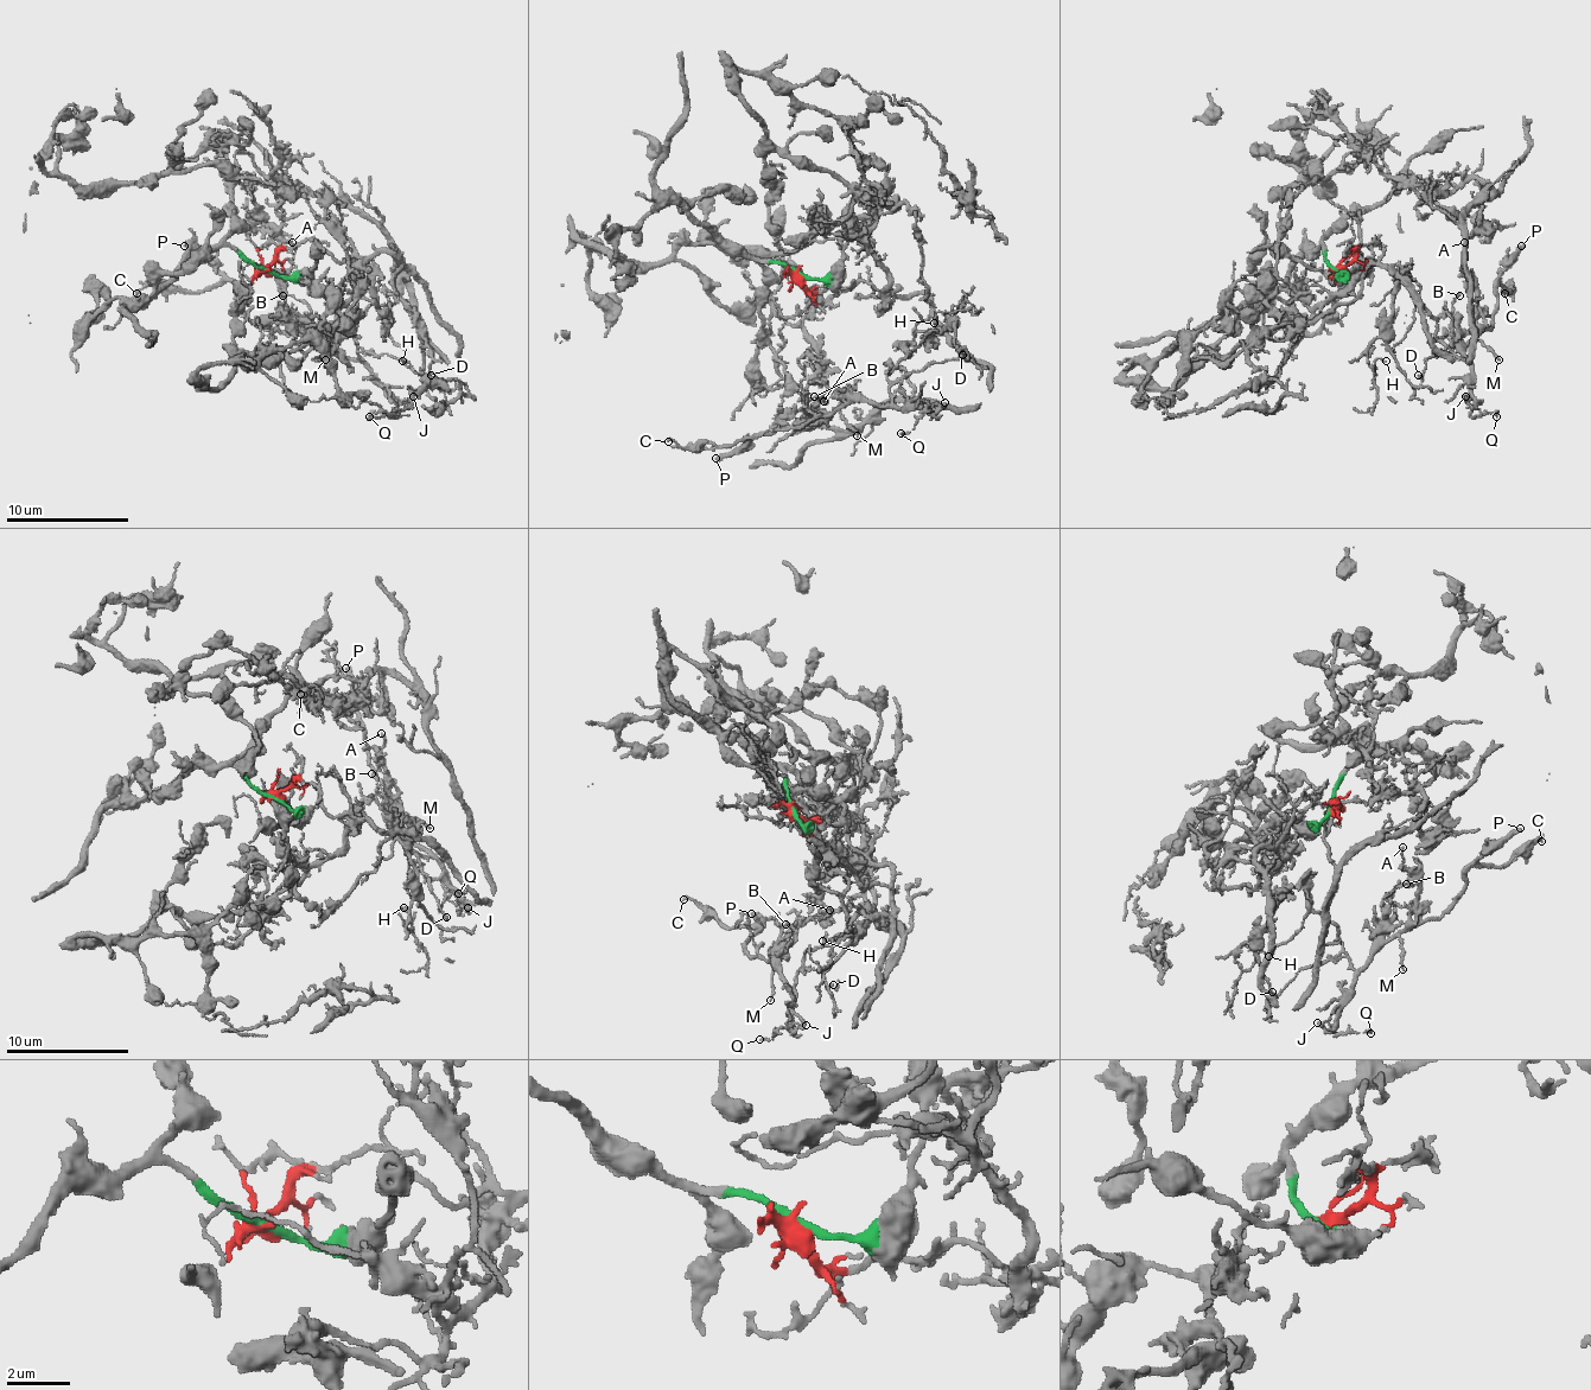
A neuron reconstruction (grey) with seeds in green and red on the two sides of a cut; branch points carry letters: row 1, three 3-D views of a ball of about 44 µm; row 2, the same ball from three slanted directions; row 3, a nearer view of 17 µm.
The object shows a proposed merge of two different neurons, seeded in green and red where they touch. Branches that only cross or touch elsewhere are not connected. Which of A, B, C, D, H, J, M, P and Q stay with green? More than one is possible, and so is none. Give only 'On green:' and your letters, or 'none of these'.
On green: none of these

